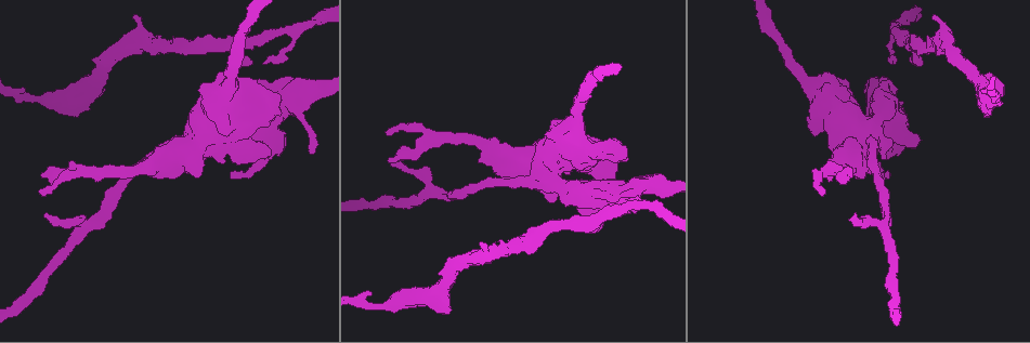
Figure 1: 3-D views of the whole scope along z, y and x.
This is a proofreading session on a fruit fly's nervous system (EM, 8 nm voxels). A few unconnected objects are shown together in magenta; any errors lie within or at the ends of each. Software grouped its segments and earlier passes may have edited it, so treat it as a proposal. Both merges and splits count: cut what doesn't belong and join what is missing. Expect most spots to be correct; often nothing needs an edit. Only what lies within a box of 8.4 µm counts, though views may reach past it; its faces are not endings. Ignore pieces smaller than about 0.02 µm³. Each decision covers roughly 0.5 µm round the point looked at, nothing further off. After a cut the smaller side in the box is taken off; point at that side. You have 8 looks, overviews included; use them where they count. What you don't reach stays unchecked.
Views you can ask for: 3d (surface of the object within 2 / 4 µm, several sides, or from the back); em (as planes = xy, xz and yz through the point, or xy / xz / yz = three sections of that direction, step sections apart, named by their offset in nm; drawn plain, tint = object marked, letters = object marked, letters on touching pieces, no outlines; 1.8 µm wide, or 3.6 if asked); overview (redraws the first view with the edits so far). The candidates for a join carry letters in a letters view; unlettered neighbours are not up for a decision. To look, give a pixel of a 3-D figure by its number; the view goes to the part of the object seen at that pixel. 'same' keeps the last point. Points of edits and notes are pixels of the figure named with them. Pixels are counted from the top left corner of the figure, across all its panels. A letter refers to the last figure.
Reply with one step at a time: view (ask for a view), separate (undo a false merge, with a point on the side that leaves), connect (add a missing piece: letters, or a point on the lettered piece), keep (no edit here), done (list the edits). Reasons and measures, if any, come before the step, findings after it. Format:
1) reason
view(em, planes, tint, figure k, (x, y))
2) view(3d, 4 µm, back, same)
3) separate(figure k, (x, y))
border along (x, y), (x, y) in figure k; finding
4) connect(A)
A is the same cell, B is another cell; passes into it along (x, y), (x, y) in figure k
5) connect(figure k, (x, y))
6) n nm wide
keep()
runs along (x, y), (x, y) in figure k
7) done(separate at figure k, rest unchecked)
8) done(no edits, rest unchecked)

thick end
view(em, xy, step 16, tint, figure 1, (278, 152))

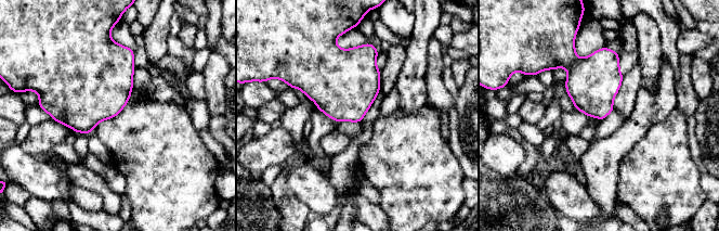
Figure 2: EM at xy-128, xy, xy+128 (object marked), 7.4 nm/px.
another direction
view(em, planes, letters, same)

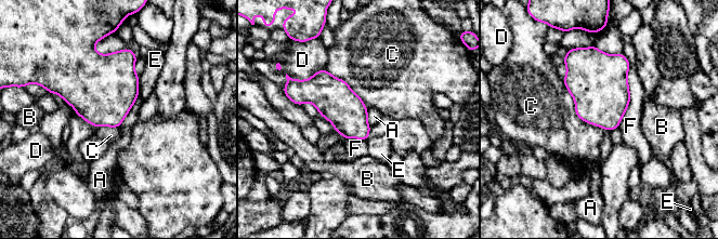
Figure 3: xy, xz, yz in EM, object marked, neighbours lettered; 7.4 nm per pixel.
300 nm wide
keep()
A, B, C, D, E and F are other cells; border along (139, 96), (119, 125) in figure 3; no lettered piece goes on from it

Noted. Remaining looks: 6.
abrupt turn
view(em, 3.6 µm, planes, letters, figure 1, (548, 180))

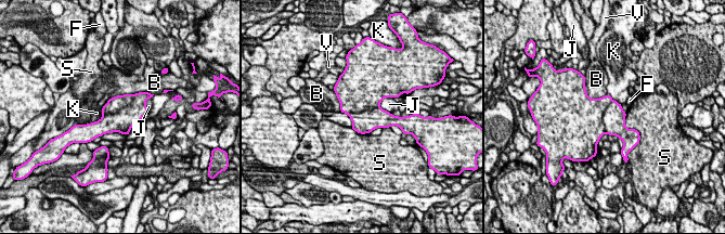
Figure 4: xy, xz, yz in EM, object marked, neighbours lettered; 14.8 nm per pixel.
B touches over 650 nm
separate(figure 4, (124, 119))
B, F, J, K, S and V are other cells; border along (134, 94), (129, 104), (103, 116) in figure 4; a second neuron is stuck on

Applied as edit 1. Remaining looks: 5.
view(overview)

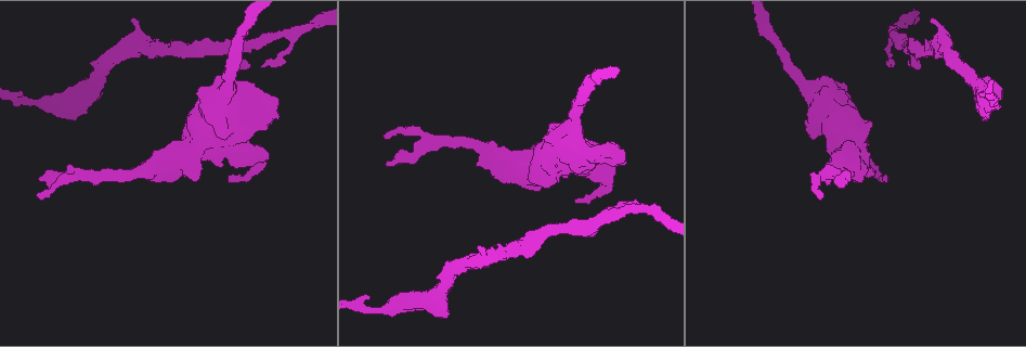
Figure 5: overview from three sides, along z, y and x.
free end
view(3d, 4 µm, figure 5, (249, 66))

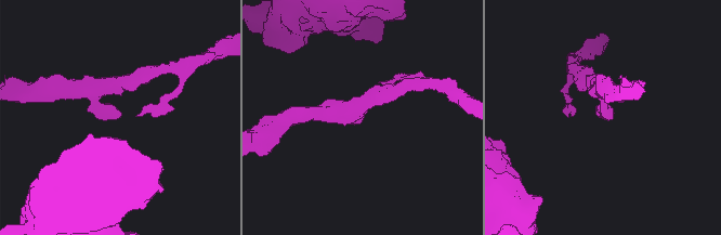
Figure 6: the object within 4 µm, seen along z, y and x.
shape alone is not enough
view(em, yz, step 16, tint, figure 6, (597, 113))

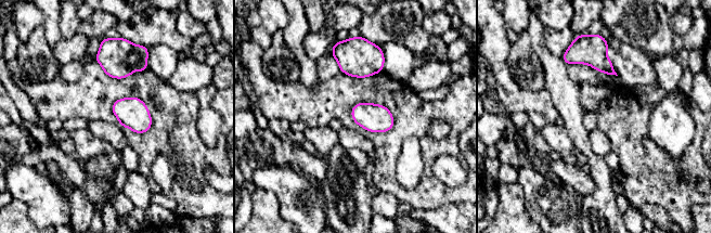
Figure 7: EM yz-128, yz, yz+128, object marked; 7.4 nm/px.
another direction
view(em, planes, letters, same)

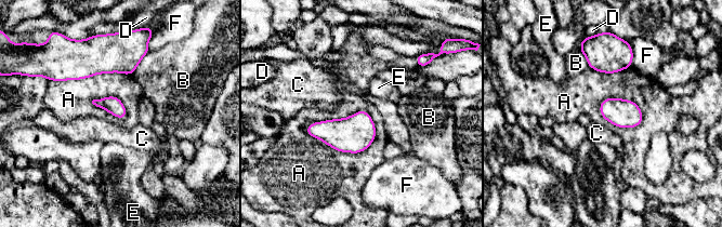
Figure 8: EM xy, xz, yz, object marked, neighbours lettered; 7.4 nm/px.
keep()
A, B, C, D, E and F are other cells; border along (305, 127), (341, 151), (376, 137) in figure 8; no lettered piece goes on from it

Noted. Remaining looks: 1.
done(separate at figure 4, rest unchecked)

